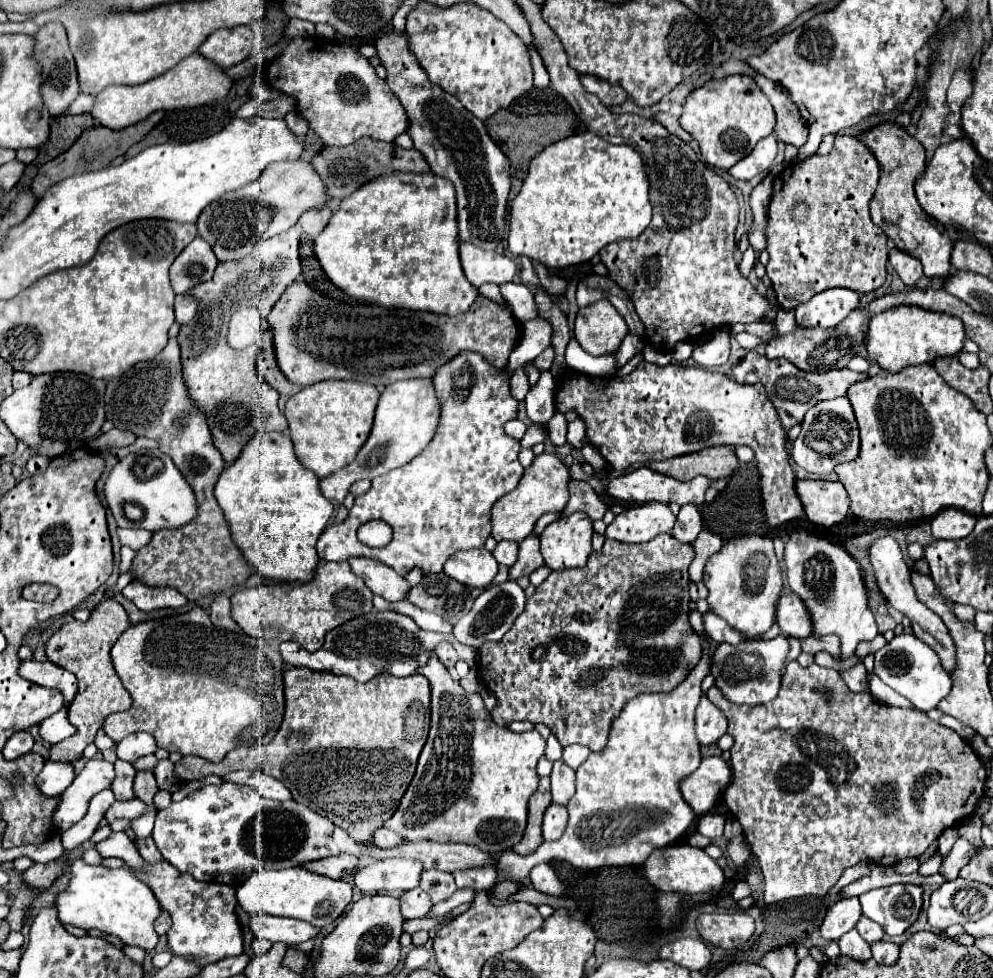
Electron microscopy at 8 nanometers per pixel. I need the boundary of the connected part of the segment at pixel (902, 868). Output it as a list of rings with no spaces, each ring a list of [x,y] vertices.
[[[908,857],[908,859],[900,861],[900,863],[896,863],[894,871],[896,873],[914,873],[914,871],[918,871],[918,867],[920,867],[920,861],[914,859],[914,857]]]

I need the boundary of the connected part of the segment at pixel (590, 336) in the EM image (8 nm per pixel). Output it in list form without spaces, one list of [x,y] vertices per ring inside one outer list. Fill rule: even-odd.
[[[600,299],[578,311],[574,337],[590,355],[616,351],[626,335],[628,325],[624,323],[624,317],[610,305],[608,299]]]

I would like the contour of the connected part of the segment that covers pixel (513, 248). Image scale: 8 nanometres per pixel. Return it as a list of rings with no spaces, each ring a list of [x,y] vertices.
[[[590,131],[580,133],[580,135],[570,135],[566,139],[560,139],[552,145],[548,145],[542,153],[538,153],[532,161],[530,161],[530,169],[528,175],[524,179],[524,185],[520,189],[520,193],[514,197],[512,205],[510,205],[510,223],[508,223],[508,249],[512,255],[526,255],[530,259],[540,259],[546,267],[570,267],[570,265],[578,265],[584,261],[590,261],[600,249],[604,249],[608,243],[614,241],[624,241],[624,239],[636,239],[648,225],[652,219],[652,207],[648,203],[648,179],[646,179],[646,171],[642,165],[642,157],[628,145],[610,145],[604,139],[600,139],[598,135],[592,135]]]

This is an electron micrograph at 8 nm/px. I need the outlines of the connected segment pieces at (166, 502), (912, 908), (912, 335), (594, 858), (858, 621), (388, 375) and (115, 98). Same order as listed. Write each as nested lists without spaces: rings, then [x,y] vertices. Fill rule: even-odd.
[[[140,449],[136,453],[128,453],[126,457],[122,457],[108,473],[104,495],[118,527],[138,527],[148,531],[174,529],[190,523],[190,519],[194,519],[196,515],[196,499],[190,485],[186,483],[178,467],[172,463],[172,459],[164,455],[160,449]],[[124,503],[134,503],[142,507],[144,517],[140,521],[126,519],[122,511]]]
[[[890,885],[860,895],[862,913],[884,927],[888,937],[904,933],[918,917],[922,907],[920,885]]]
[[[900,305],[892,311],[876,313],[870,319],[868,329],[868,359],[874,361],[880,369],[886,371],[900,371],[908,365],[930,363],[936,357],[952,357],[962,351],[964,345],[964,325],[958,317],[928,311],[916,305]]]
[[[702,643],[702,659],[700,663],[692,669],[692,673],[686,677],[684,683],[680,683],[674,691],[670,693],[644,693],[644,695],[638,695],[634,699],[630,699],[626,705],[624,705],[624,711],[622,715],[618,715],[614,721],[612,721],[612,727],[610,727],[610,735],[608,735],[608,743],[602,751],[596,751],[596,753],[590,753],[588,759],[576,769],[576,793],[574,797],[568,801],[568,827],[564,831],[564,835],[558,839],[558,841],[552,841],[552,843],[542,843],[532,855],[514,855],[512,851],[506,851],[500,861],[498,861],[498,883],[502,881],[516,881],[516,879],[528,879],[528,873],[534,865],[540,865],[540,863],[548,863],[552,859],[560,859],[560,861],[568,861],[570,865],[574,867],[580,867],[580,869],[596,869],[596,867],[624,867],[624,865],[642,865],[644,859],[648,859],[648,855],[654,851],[654,849],[660,849],[660,847],[666,847],[670,843],[674,843],[690,825],[692,825],[692,819],[694,819],[694,813],[692,809],[684,803],[682,795],[680,795],[680,789],[678,789],[678,783],[680,779],[684,779],[686,775],[690,775],[698,765],[700,765],[700,743],[694,735],[694,709],[698,705],[698,699],[702,697],[702,689],[700,689],[700,683],[702,679],[708,675],[710,671],[710,655],[708,655],[708,645]]]
[[[798,529],[786,543],[784,563],[786,579],[792,593],[796,593],[804,601],[804,607],[808,607],[808,615],[812,615],[814,637],[840,637],[840,653],[838,657],[834,657],[836,663],[854,657],[860,641],[872,641],[878,635],[876,619],[868,609],[866,585],[860,565],[838,543]]]
[[[306,283],[290,285],[280,301],[268,315],[270,329],[274,333],[274,349],[276,359],[280,363],[282,373],[296,385],[308,387],[324,379],[356,379],[366,381],[376,387],[392,385],[400,379],[432,379],[438,367],[452,361],[460,351],[476,351],[490,365],[502,369],[508,361],[508,355],[518,347],[522,325],[514,319],[514,315],[504,309],[500,303],[490,301],[482,295],[476,297],[472,307],[456,317],[436,315],[426,311],[408,311],[408,309],[384,309],[378,305],[360,303],[354,299],[332,299],[326,297]]]
[[[194,53],[186,59],[182,59],[174,69],[170,69],[164,75],[160,75],[152,81],[146,81],[142,85],[134,85],[134,87],[112,85],[112,87],[106,87],[104,91],[100,91],[94,97],[94,105],[90,109],[90,115],[102,127],[108,127],[112,131],[120,131],[120,129],[126,129],[130,125],[136,125],[138,121],[146,119],[148,115],[152,115],[158,109],[174,111],[174,109],[200,107],[200,105],[218,101],[218,99],[228,95],[230,87],[232,87],[232,79],[224,71],[214,67],[202,55]]]

